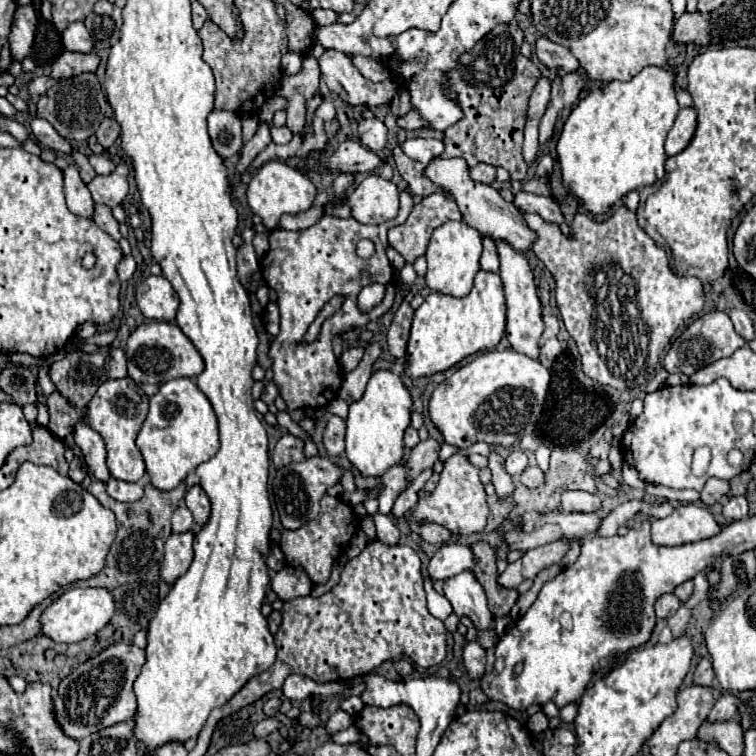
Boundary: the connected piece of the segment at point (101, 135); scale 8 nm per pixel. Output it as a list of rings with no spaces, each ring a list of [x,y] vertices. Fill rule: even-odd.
[[[106,117],[100,123],[100,127],[96,131],[96,137],[98,137],[98,141],[100,141],[100,145],[104,149],[108,149],[108,147],[114,145],[114,141],[120,137],[120,125],[114,121],[114,117]]]

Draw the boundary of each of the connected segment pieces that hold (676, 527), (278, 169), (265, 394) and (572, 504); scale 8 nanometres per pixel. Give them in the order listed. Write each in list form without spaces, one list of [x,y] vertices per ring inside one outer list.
[[[678,505],[672,515],[652,523],[656,545],[684,545],[714,537],[722,531],[710,511],[696,505]]]
[[[284,161],[264,163],[248,185],[248,205],[258,217],[262,217],[262,221],[268,229],[274,229],[278,225],[278,219],[284,213],[298,215],[298,213],[304,213],[306,209],[310,209],[314,203],[314,197],[316,197],[314,183],[304,173],[288,167]]]
[[[268,381],[266,385],[264,385],[264,389],[262,389],[262,401],[266,403],[266,405],[274,405],[274,401],[276,401],[276,397],[280,395],[280,391],[278,391],[278,385],[274,383],[274,381]]]
[[[564,491],[562,493],[562,509],[594,513],[600,509],[600,497],[596,493],[588,493],[588,491]]]

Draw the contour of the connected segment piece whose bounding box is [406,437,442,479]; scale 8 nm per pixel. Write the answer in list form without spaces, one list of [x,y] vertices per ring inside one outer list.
[[[428,437],[424,441],[420,441],[412,453],[410,453],[410,459],[406,463],[408,467],[408,475],[410,479],[414,479],[420,471],[432,467],[436,461],[438,461],[438,453],[440,453],[440,445],[442,445],[442,439],[434,439],[434,437]]]

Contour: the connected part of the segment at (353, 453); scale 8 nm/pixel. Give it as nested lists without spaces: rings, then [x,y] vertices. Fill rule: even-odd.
[[[378,371],[370,377],[360,401],[350,405],[346,429],[346,457],[362,477],[382,477],[404,457],[404,431],[410,425],[412,399],[400,377],[390,371]]]

